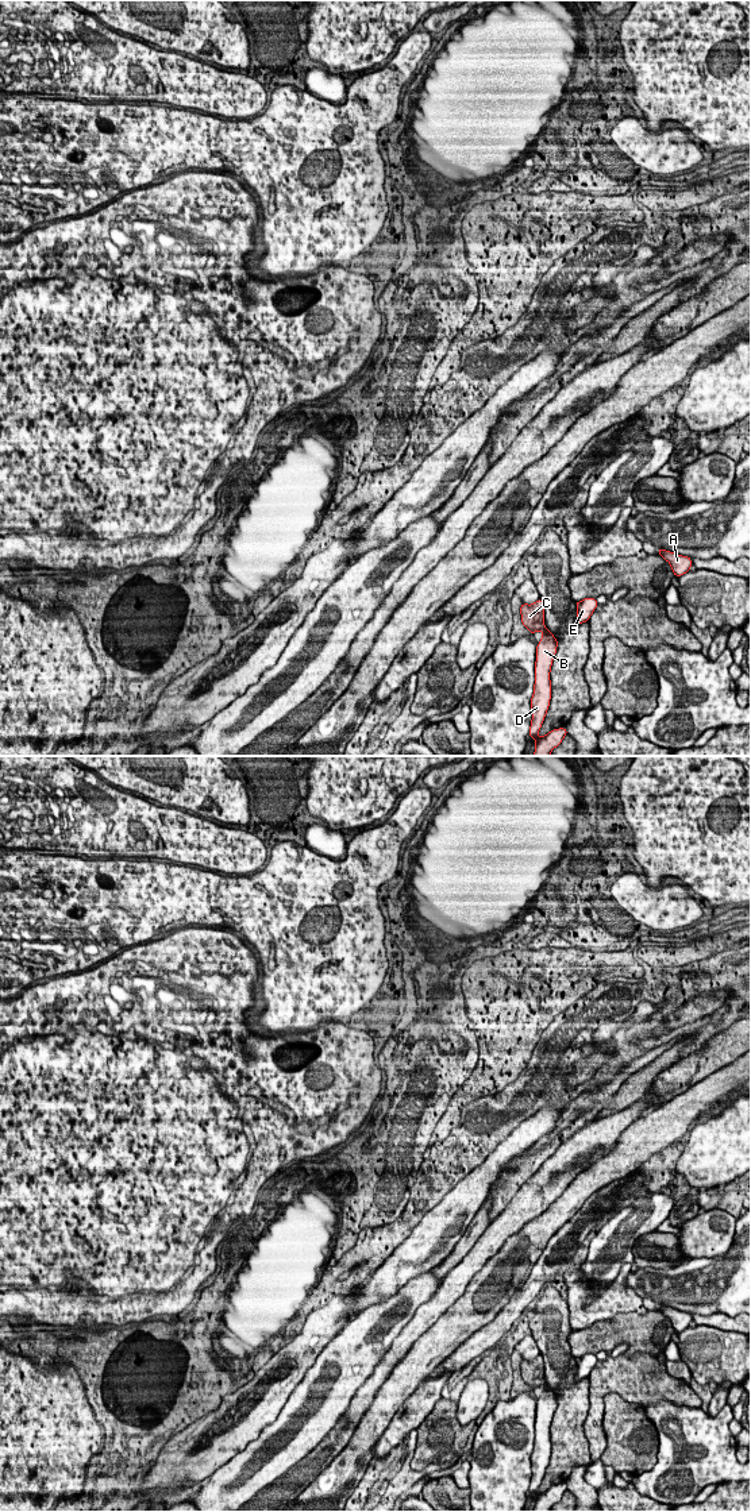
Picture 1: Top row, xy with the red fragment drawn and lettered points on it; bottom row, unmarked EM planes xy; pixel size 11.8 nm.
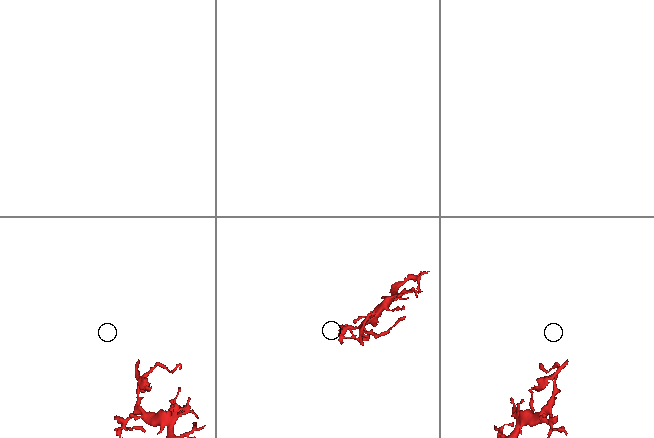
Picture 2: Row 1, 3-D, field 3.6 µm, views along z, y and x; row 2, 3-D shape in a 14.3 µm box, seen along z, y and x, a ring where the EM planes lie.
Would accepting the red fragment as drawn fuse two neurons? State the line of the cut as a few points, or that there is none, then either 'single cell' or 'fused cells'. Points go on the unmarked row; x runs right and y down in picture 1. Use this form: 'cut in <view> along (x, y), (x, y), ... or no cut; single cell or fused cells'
cut in xy along (543, 1380), (539, 1385); fused cells

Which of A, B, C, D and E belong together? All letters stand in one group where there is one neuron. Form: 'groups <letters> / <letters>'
groups A B D E / C

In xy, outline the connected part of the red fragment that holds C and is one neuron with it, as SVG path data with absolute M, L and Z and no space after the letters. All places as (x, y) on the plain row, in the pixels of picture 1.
M539 1354L535 1359L527 1361L521 1359L520 1364L521 1378L529 1389L535 1389L540 1386L544 1378L544 1361L543 1357Z

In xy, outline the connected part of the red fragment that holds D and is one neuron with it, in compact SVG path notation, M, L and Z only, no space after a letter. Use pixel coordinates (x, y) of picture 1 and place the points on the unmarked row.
M544 1380L540 1386L543 1388L543 1393L536 1401L535 1442L531 1454L532 1477L528 1492L535 1494L536 1504L534 1512L551 1512L551 1507L561 1501L563 1493L567 1490L567 1485L552 1485L543 1493L538 1492L550 1462L550 1427L558 1403L556 1395L547 1386Z

